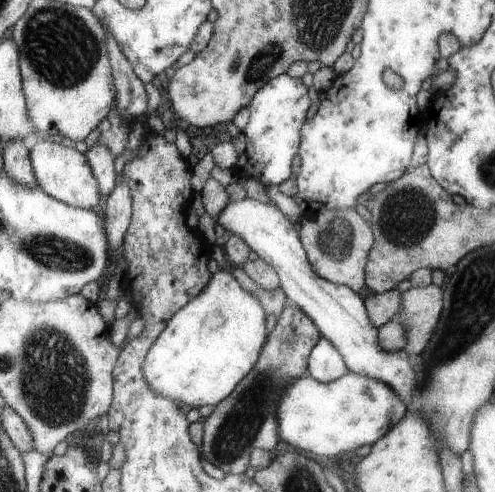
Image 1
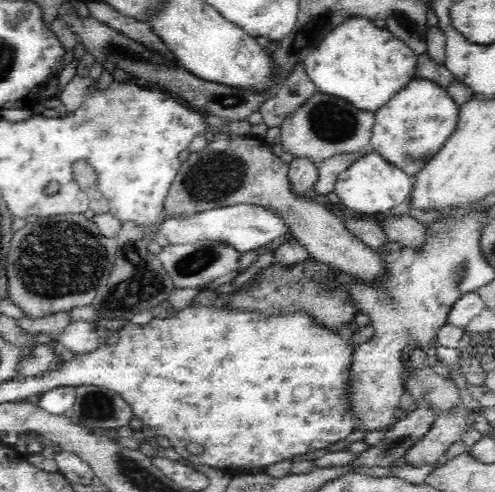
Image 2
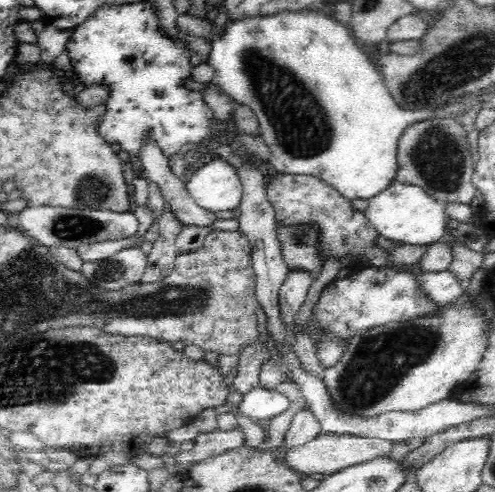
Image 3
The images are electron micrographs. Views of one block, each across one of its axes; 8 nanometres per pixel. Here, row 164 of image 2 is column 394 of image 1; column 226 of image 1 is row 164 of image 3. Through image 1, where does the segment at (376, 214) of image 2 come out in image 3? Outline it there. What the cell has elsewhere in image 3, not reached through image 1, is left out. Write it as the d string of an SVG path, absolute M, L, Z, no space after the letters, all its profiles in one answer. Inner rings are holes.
M220 158L200 166L198 172L186 182L186 190L196 206L210 214L238 212L244 192L236 168Z

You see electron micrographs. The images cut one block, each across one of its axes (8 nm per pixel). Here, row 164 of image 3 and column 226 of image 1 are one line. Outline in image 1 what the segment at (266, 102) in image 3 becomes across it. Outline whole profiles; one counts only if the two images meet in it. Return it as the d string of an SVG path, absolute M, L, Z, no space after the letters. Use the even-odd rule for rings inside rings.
M217 270L211 276L211 286L187 302L187 306L171 318L155 346L151 346L143 366L143 378L151 384L155 394L175 398L175 402L187 404L193 410L201 406L219 406L219 402L255 370L267 336L265 312L259 300L241 290L233 274Z

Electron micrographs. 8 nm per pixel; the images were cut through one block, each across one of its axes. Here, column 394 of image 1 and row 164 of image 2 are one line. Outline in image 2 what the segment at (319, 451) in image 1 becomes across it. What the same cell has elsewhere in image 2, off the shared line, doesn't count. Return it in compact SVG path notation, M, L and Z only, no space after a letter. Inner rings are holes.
M412 80L400 90L388 104L376 110L376 122L370 144L388 162L402 170L408 178L416 178L428 162L446 146L446 140L454 134L460 118L460 106L448 96L446 88L436 86L430 80Z

